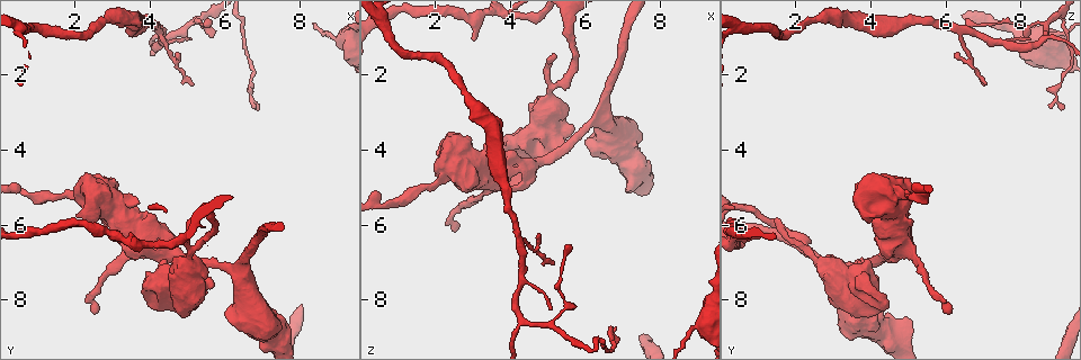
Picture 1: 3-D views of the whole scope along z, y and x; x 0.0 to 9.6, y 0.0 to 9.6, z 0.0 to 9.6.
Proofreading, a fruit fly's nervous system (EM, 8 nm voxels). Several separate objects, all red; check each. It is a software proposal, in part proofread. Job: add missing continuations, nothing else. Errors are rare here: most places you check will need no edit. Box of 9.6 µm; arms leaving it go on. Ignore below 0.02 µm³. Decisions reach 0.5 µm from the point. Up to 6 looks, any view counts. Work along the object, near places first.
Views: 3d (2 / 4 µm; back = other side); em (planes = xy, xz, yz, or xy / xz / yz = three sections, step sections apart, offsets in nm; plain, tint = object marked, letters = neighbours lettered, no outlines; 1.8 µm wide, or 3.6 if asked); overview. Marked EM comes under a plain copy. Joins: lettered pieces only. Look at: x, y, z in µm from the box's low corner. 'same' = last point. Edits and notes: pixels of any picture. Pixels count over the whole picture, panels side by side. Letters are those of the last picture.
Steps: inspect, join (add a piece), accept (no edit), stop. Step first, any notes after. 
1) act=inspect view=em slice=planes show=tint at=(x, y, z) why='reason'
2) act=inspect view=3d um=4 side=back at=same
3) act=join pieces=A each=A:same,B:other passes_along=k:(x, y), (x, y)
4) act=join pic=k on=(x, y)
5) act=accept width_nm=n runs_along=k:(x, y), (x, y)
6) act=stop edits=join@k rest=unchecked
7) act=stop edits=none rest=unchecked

act=inspect view=em um=3.6 slice=xy step=4 show=letters at=(2.45, 5.45, 3.60) why='stops while still wide'

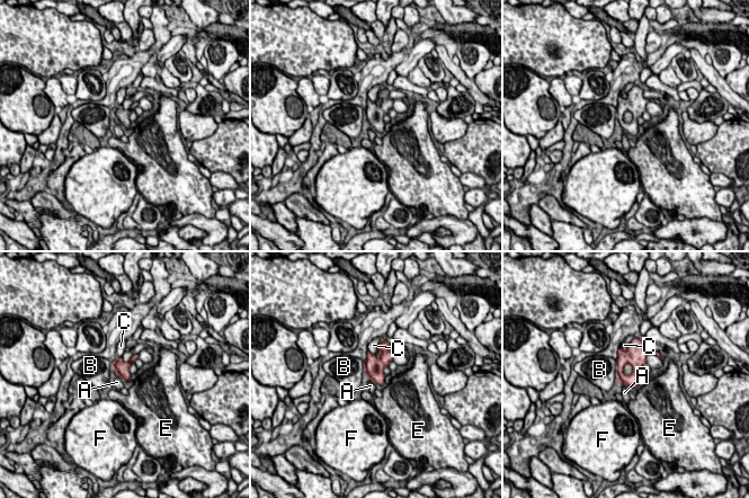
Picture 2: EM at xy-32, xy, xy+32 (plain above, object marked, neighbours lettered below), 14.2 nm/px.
act=accept each=A:other,B:other,C:other,E:other,F:other border=2:(365, 378), (375, 383) found='none of them fits'

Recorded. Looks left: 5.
act=inspect view=em slice=yz step=4 show=tint at=(4.00, 5.95, 4.25) why='closes a loop'

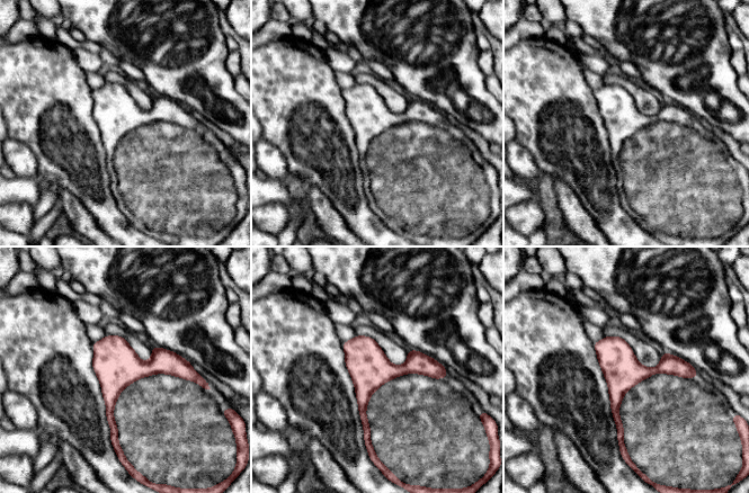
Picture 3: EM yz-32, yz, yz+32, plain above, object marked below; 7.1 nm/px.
act=inspect view=em slice=planes show=letters at=same why='cut it another way'

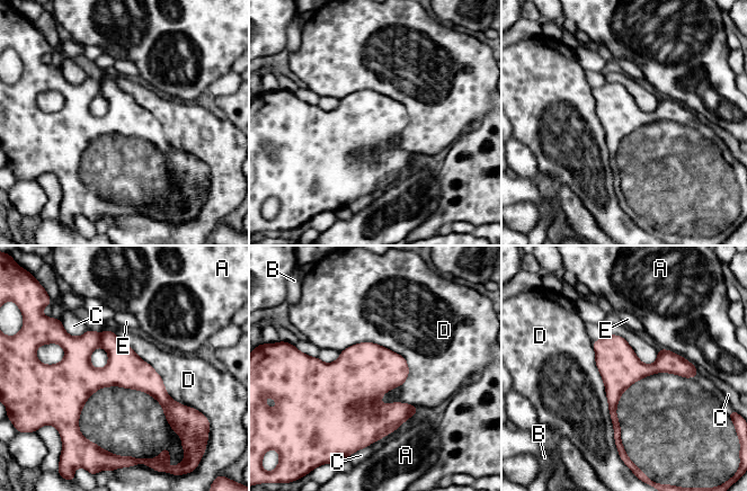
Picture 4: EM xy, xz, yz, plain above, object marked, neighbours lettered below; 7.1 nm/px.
act=accept longest_contact=D:800nm each=A:other,B:other,C:other,D:other,E:other runs_along=4:(55, 377), (143, 377), (180, 407) found='no lettered piece goes on from it'

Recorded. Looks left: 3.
act=inspect view=3d um=4 side=back at=(5.35, 7.05, 3.90)

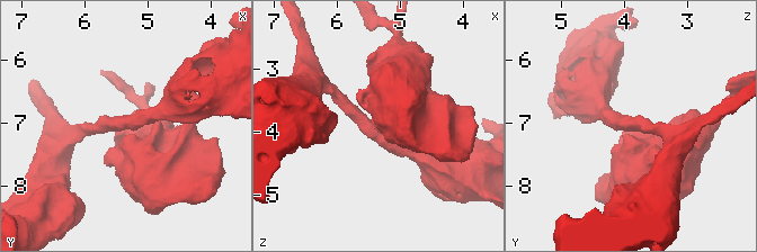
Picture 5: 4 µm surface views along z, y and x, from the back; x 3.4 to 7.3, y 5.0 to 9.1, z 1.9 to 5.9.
act=inspect view=em slice=planes show=letters at=(5.40, 7.10, 3.95) arms=3 arm_widths_nm=200,260,750 why='need the tissue'

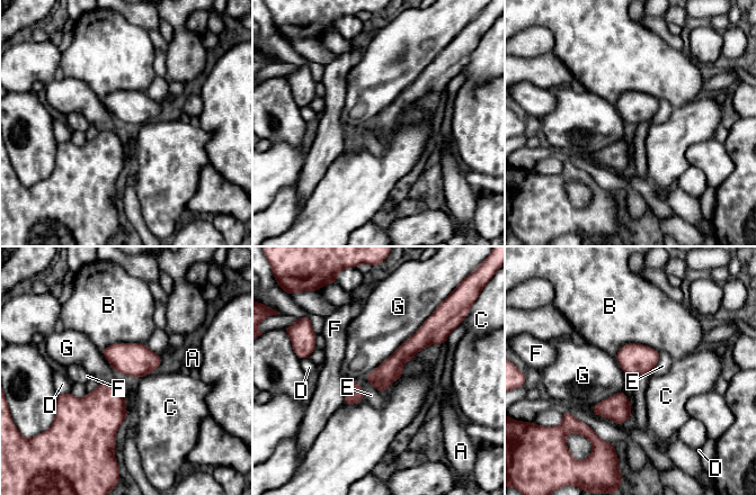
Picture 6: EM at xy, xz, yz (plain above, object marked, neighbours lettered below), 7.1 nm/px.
act=accept each=A:other,B:other,C:other,D:other,E:other,F:other,G:other runs_along=6:(436, 338), (368, 378) found='no lettered piece goes on from it'

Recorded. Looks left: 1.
act=stop edits=none rest=unchecked

